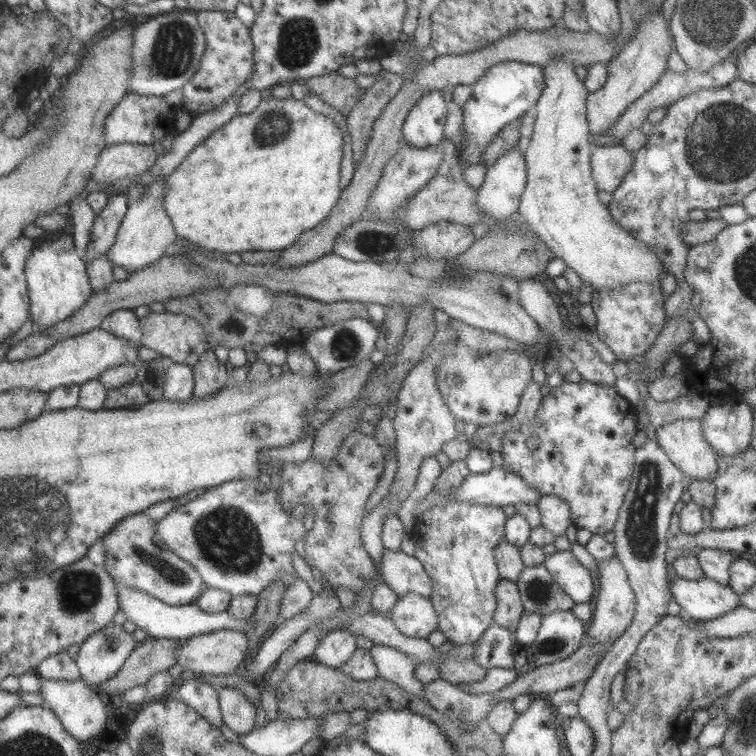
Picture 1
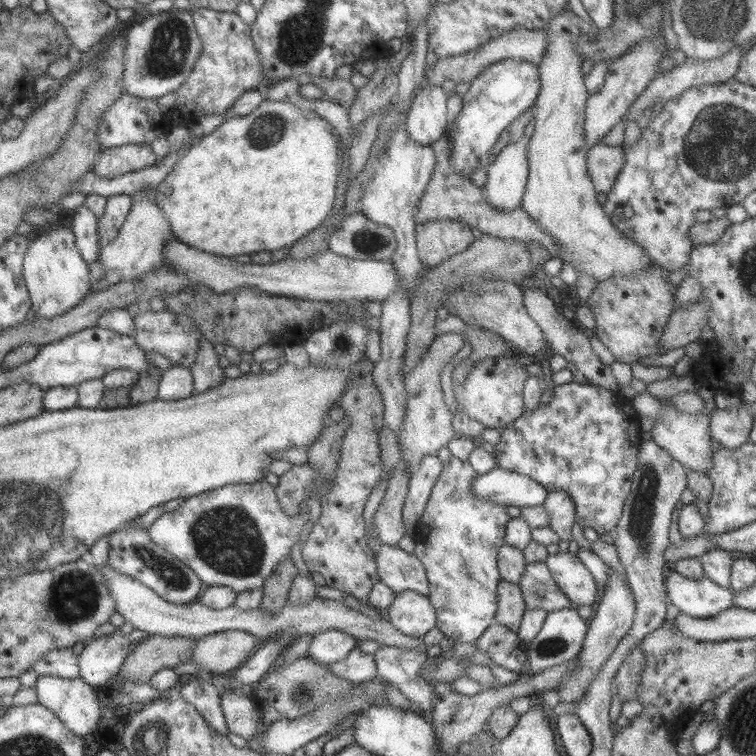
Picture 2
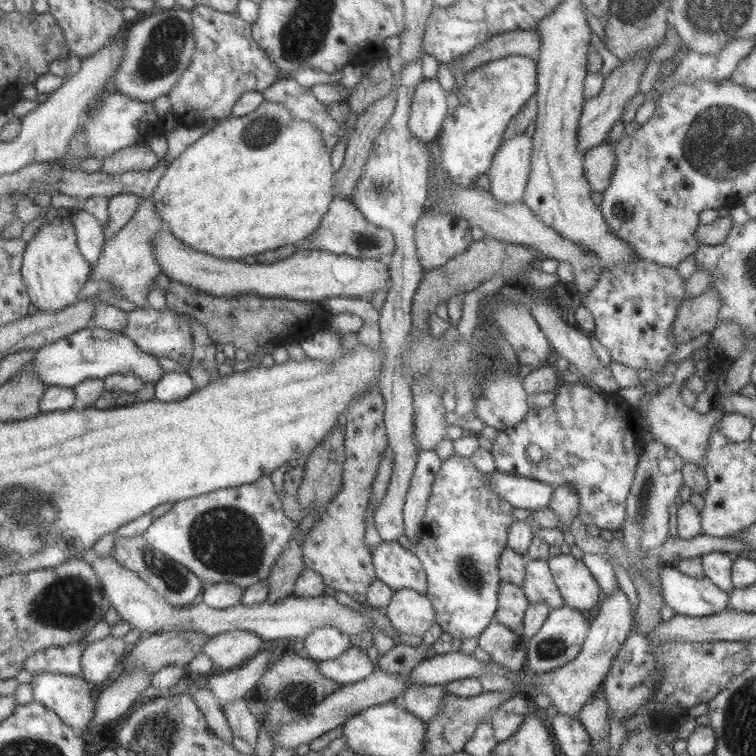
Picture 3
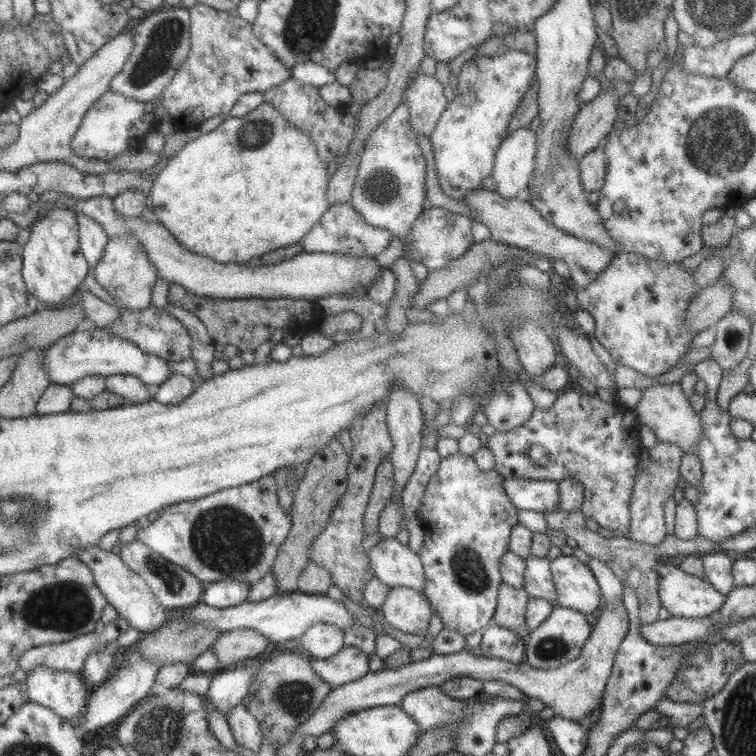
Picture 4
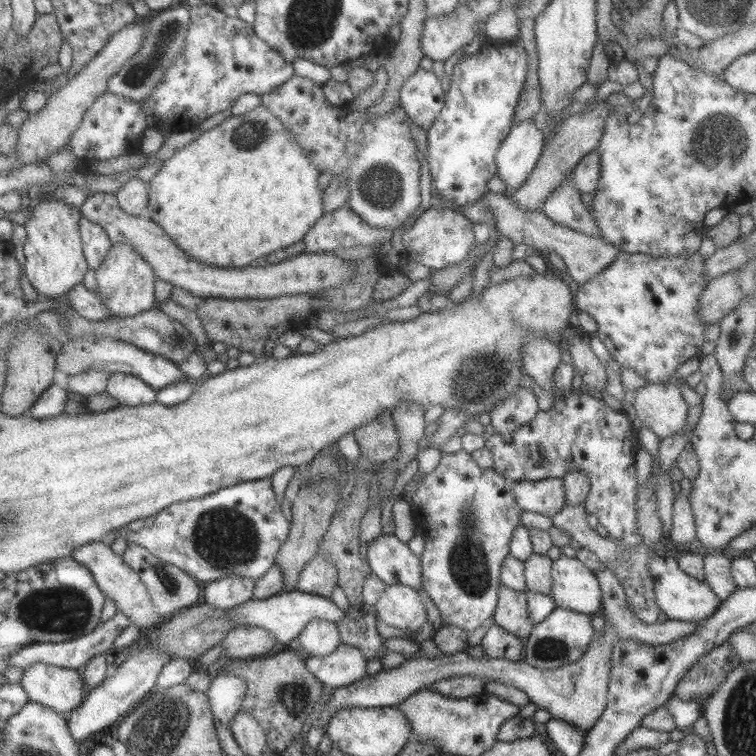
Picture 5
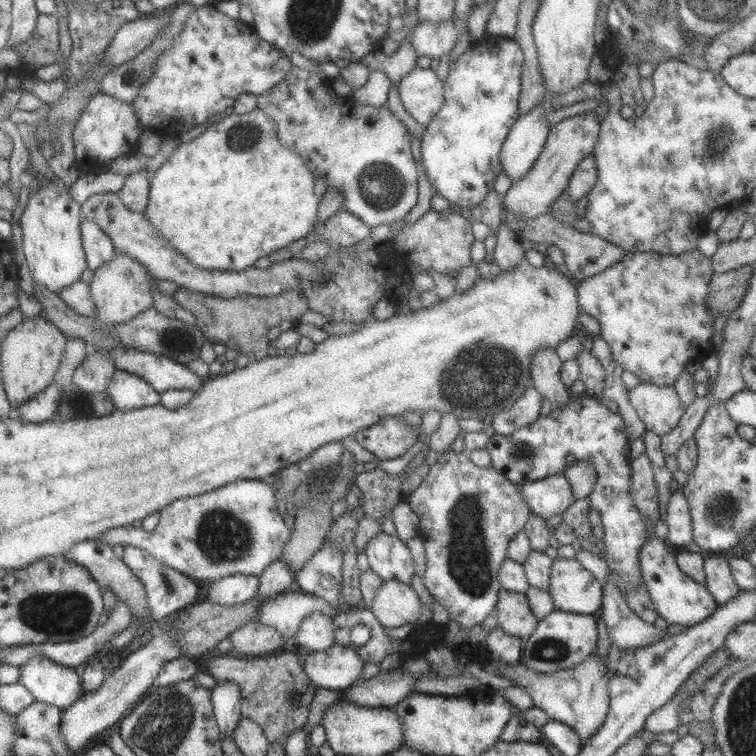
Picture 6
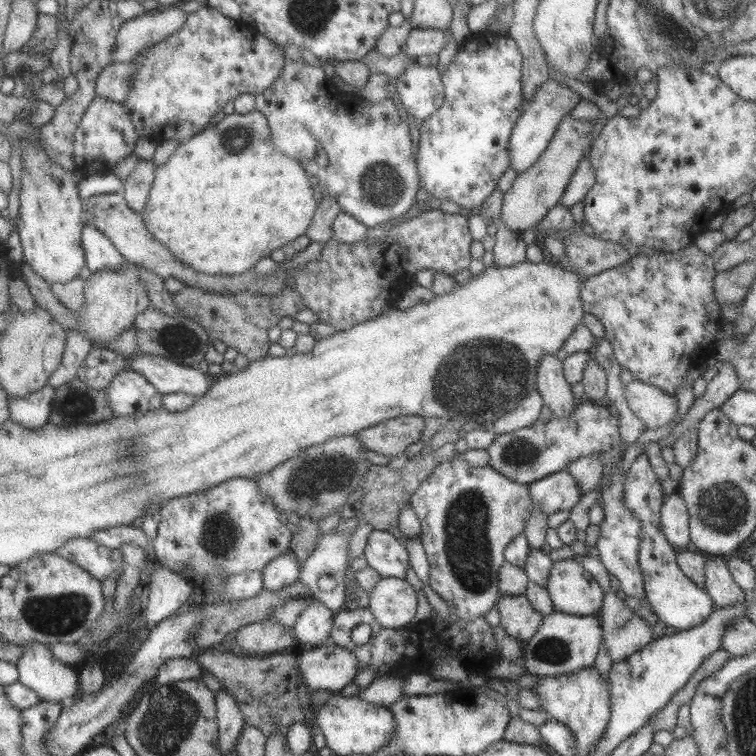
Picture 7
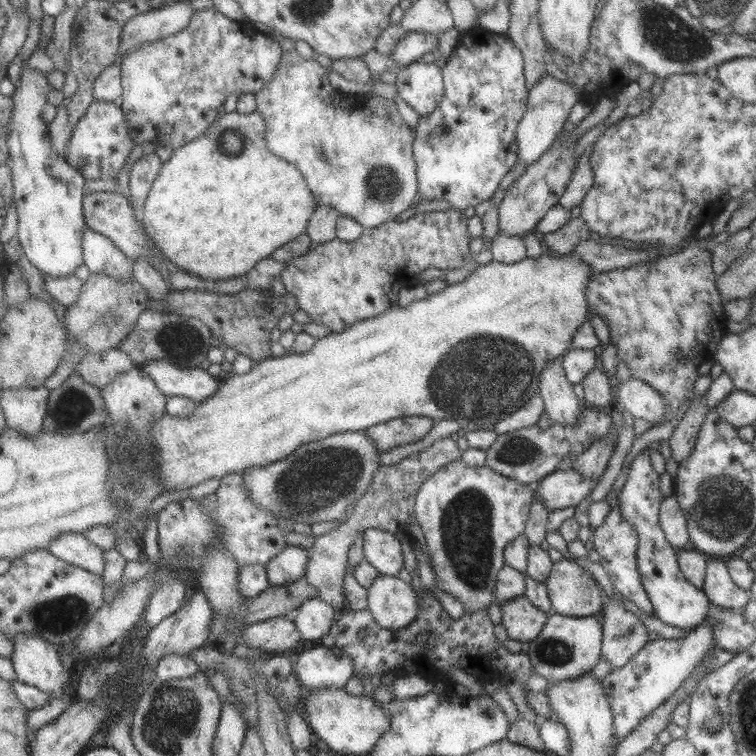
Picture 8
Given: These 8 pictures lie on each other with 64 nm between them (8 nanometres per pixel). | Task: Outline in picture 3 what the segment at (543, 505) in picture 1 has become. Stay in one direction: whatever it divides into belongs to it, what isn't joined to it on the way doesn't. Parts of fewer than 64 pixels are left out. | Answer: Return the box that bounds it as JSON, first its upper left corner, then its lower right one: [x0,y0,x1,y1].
[548,484,580,547]

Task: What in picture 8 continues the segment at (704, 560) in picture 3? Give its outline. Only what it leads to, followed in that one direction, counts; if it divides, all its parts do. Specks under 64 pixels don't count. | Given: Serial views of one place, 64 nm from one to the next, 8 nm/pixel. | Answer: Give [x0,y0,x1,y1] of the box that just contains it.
[701,557,752,611]

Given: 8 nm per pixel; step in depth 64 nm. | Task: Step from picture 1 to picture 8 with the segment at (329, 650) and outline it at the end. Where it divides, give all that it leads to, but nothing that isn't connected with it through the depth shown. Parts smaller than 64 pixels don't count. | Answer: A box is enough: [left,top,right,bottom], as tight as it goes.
[292,597,338,643]

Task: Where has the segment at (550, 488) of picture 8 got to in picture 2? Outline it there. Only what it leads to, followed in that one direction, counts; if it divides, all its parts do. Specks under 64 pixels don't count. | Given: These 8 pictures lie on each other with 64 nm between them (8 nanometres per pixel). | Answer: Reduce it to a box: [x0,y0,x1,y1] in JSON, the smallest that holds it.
[470,466,548,506]

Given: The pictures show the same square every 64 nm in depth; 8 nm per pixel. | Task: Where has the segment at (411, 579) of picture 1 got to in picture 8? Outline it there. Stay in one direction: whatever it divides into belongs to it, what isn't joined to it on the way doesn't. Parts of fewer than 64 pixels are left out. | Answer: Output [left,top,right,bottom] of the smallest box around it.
[363,528,405,576]

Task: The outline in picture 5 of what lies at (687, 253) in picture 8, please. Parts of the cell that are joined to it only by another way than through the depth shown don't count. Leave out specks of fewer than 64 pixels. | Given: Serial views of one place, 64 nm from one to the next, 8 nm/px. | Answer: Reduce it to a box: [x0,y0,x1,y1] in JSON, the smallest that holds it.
[576,251,708,383]

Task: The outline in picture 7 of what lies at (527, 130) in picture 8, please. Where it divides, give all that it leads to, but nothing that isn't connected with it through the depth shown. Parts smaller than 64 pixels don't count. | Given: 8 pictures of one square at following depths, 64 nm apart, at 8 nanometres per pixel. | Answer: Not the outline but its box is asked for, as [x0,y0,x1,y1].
[509,77,581,174]

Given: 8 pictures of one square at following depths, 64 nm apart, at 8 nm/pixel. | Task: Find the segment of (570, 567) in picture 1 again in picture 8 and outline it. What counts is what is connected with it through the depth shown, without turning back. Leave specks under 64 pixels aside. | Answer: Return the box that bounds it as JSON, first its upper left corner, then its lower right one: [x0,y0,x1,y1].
[546,558,602,616]

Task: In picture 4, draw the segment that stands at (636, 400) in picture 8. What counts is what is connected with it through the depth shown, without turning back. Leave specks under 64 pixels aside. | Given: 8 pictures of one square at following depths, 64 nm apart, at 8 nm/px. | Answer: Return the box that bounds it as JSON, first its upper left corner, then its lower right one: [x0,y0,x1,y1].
[635,382,702,454]

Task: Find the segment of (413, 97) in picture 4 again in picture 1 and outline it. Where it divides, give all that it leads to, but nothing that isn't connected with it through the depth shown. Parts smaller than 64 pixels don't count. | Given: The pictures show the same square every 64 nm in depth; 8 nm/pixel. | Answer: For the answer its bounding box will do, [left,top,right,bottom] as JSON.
[403,91,447,150]

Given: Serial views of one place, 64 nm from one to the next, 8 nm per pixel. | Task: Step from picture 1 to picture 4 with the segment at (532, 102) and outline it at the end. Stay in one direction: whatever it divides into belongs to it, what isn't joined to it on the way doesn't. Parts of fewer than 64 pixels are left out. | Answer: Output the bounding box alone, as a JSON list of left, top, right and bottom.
[429,50,537,199]

